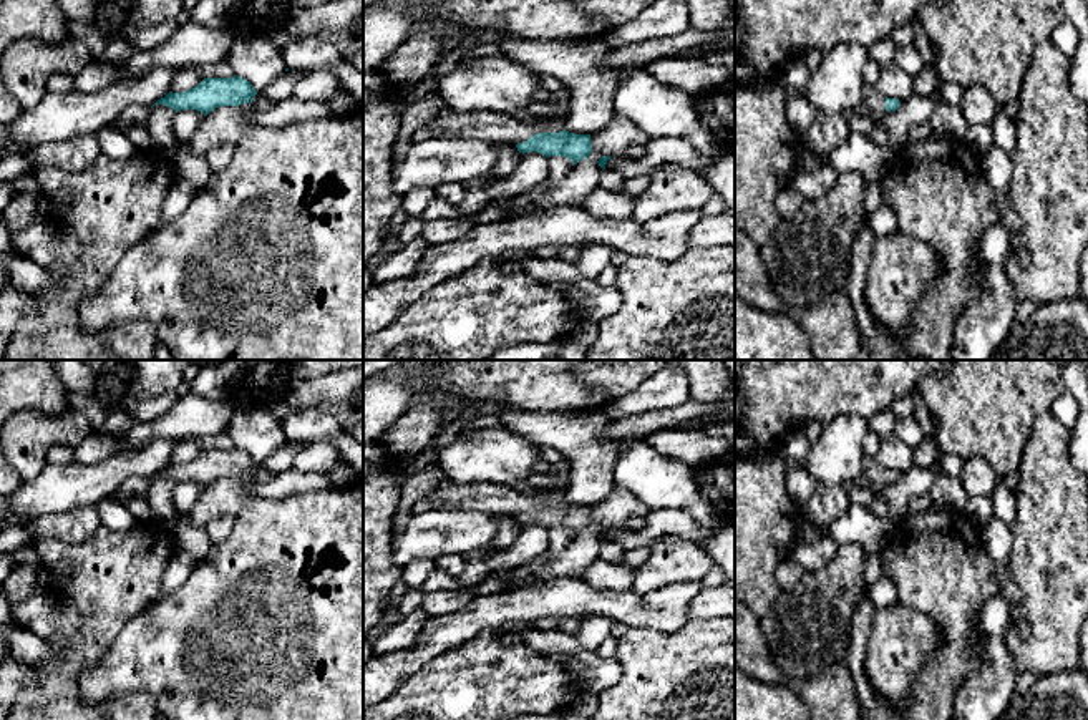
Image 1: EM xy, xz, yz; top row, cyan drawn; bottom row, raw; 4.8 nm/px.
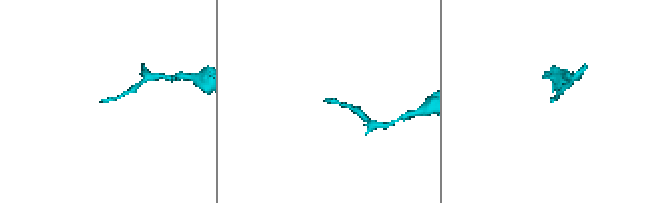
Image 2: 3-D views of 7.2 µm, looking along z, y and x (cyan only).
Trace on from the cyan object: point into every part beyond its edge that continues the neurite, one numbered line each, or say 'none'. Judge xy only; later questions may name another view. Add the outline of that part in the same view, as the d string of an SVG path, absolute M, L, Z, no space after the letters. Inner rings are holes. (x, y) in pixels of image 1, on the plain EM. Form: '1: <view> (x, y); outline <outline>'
none

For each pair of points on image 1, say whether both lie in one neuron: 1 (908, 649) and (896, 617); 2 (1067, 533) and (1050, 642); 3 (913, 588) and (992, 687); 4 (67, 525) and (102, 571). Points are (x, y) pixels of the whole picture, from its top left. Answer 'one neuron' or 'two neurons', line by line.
1: one neuron
2: one neuron
3: two neurons
4: two neurons

